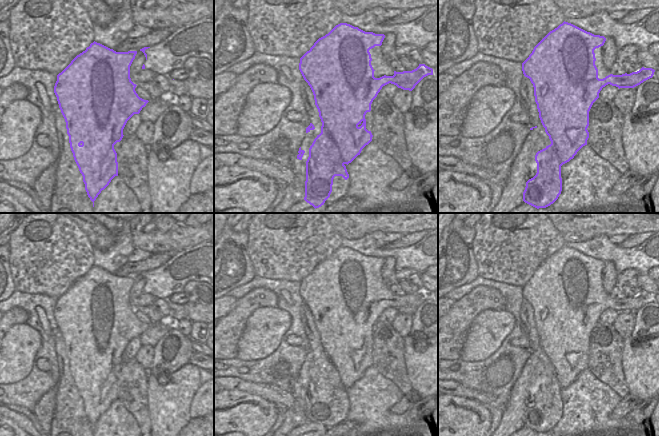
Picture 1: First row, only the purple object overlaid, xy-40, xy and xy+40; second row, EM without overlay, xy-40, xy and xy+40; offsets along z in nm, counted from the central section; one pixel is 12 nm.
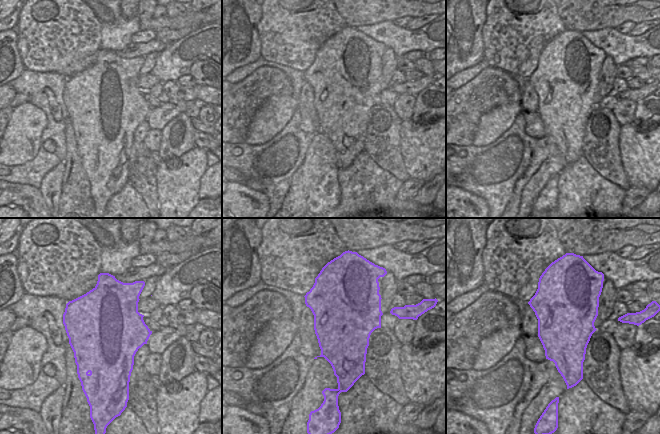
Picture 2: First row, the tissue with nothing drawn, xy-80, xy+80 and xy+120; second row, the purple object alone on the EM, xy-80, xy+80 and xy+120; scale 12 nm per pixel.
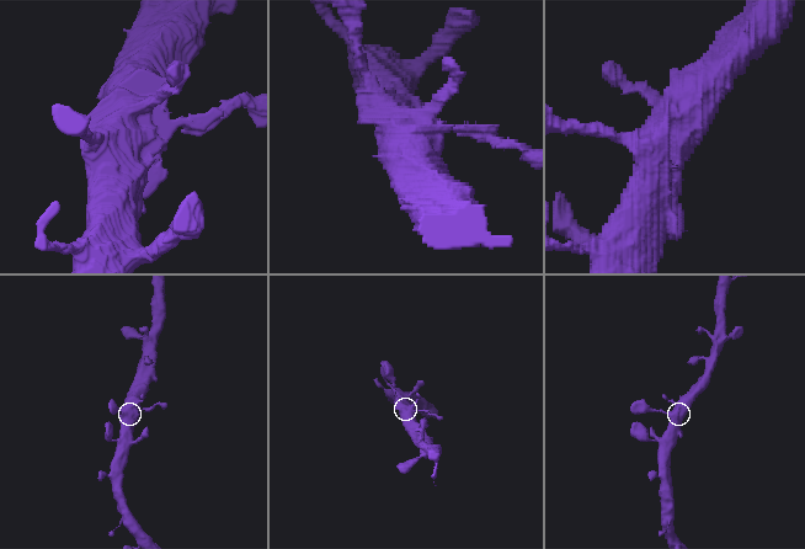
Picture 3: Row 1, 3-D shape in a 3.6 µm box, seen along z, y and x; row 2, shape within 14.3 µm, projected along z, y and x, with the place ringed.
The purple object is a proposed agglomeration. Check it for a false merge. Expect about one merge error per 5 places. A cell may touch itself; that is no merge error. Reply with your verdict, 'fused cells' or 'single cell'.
single cell

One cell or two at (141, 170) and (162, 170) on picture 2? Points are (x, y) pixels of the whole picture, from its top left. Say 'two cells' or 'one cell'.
two cells

